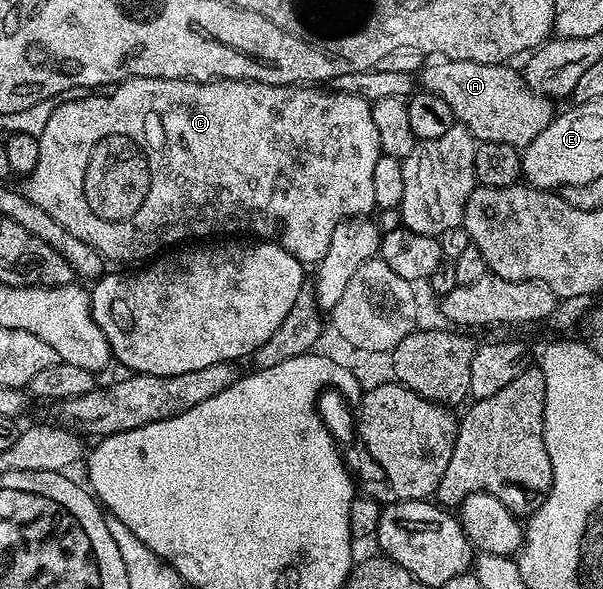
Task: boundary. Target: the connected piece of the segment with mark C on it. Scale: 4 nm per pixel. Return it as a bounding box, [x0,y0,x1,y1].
[25,78,381,264]

